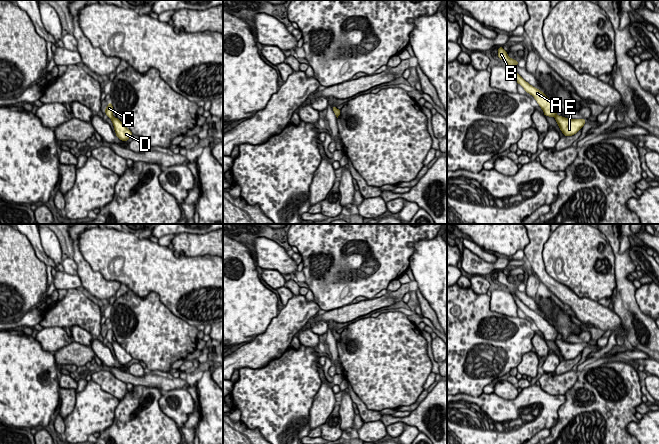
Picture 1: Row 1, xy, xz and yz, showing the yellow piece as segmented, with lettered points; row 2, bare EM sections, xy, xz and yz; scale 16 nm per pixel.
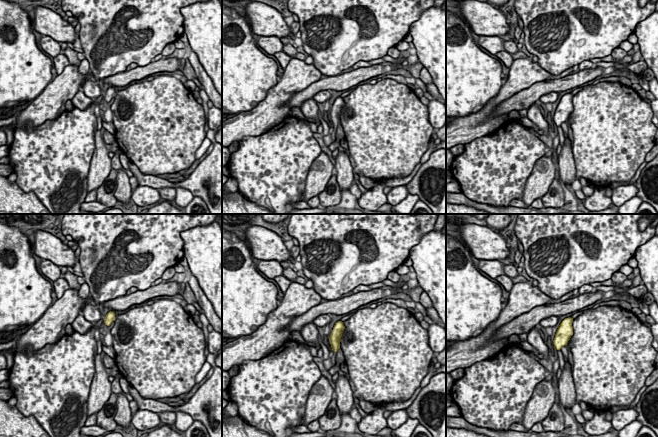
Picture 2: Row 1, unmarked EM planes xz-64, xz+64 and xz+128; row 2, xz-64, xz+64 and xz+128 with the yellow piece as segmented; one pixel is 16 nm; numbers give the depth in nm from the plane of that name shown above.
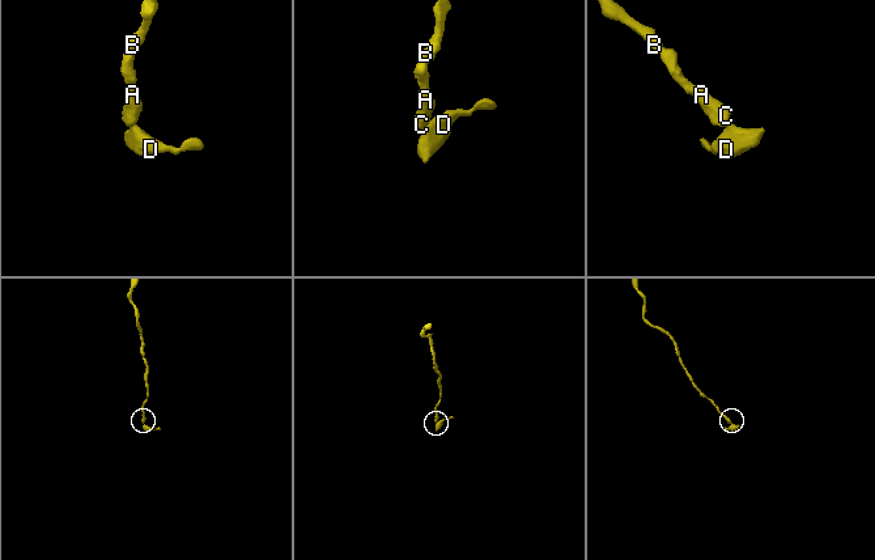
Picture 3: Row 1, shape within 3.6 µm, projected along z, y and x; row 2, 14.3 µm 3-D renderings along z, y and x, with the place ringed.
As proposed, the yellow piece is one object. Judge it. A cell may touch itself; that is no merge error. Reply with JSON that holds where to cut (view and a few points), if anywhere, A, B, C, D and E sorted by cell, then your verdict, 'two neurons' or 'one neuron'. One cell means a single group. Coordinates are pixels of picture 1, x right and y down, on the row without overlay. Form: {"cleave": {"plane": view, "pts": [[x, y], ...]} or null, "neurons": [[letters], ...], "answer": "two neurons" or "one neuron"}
{"cleave": null, "neurons": [["A", "B", "C", "D", "E"]], "answer": "one neuron"}

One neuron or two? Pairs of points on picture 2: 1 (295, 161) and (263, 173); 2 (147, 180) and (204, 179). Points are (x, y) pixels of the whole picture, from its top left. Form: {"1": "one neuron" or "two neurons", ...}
{"1": "one neuron", "2": "one neuron"}

